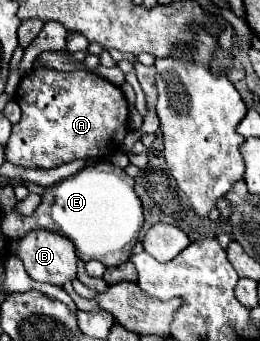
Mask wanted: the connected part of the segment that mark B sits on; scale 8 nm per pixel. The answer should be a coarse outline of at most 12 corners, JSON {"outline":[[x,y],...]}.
{"outline":[[28,232],[16,254],[32,280],[76,280],[74,244],[56,232]]}

